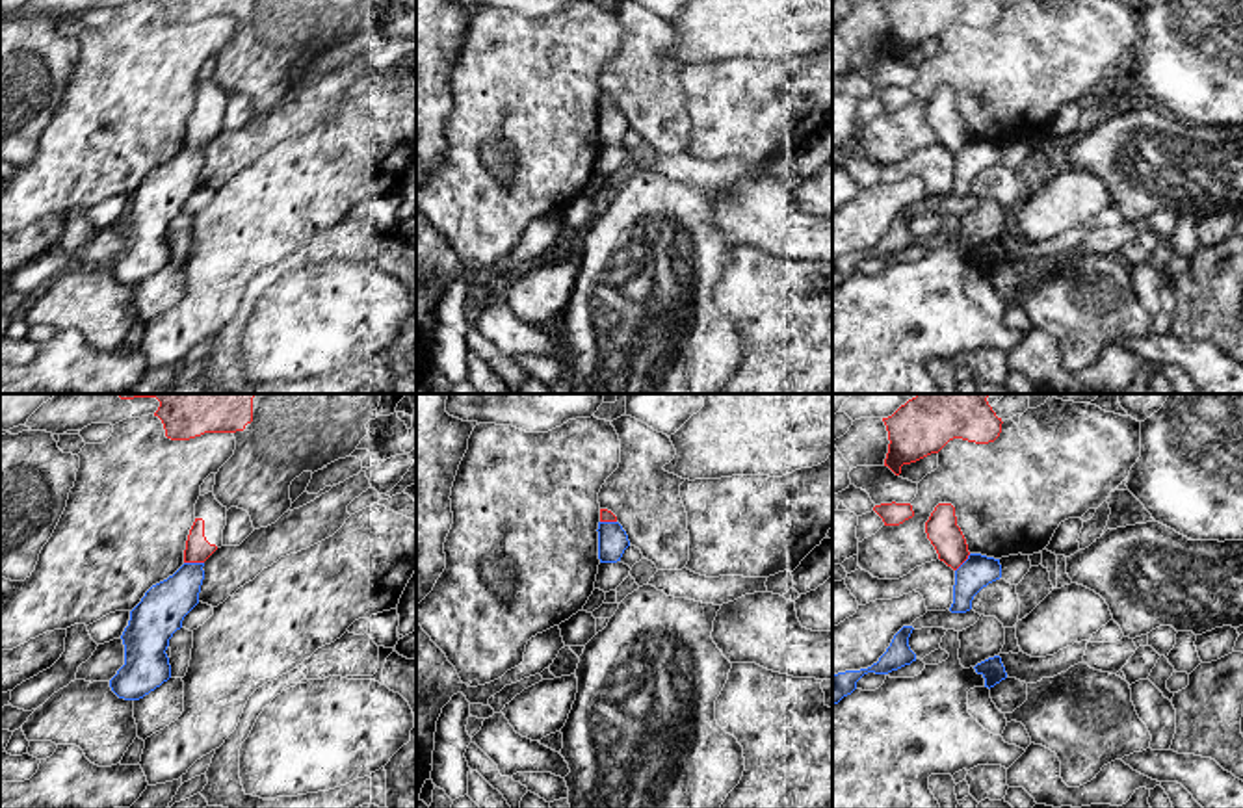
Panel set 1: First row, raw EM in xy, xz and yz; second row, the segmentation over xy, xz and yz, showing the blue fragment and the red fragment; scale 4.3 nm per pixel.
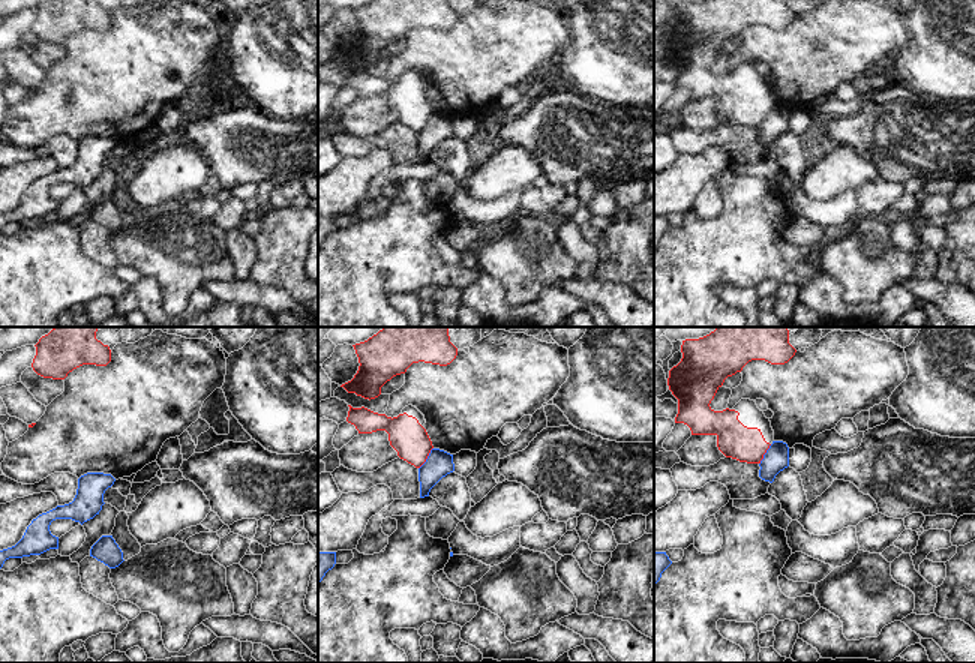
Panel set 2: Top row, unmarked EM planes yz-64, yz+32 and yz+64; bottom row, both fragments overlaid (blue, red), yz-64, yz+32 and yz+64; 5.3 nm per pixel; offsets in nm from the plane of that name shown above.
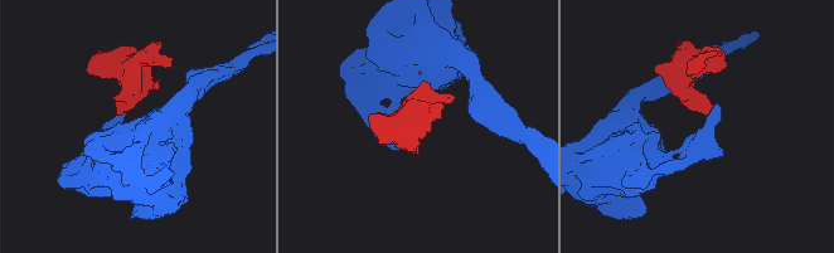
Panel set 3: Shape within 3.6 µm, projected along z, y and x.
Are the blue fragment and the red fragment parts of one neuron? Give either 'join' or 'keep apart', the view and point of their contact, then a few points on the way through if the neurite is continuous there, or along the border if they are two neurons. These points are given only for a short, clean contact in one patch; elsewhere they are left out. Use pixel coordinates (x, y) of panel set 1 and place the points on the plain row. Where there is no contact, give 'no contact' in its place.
keep apart | xy (194, 147) | along xy (184, 145), (203, 147)

